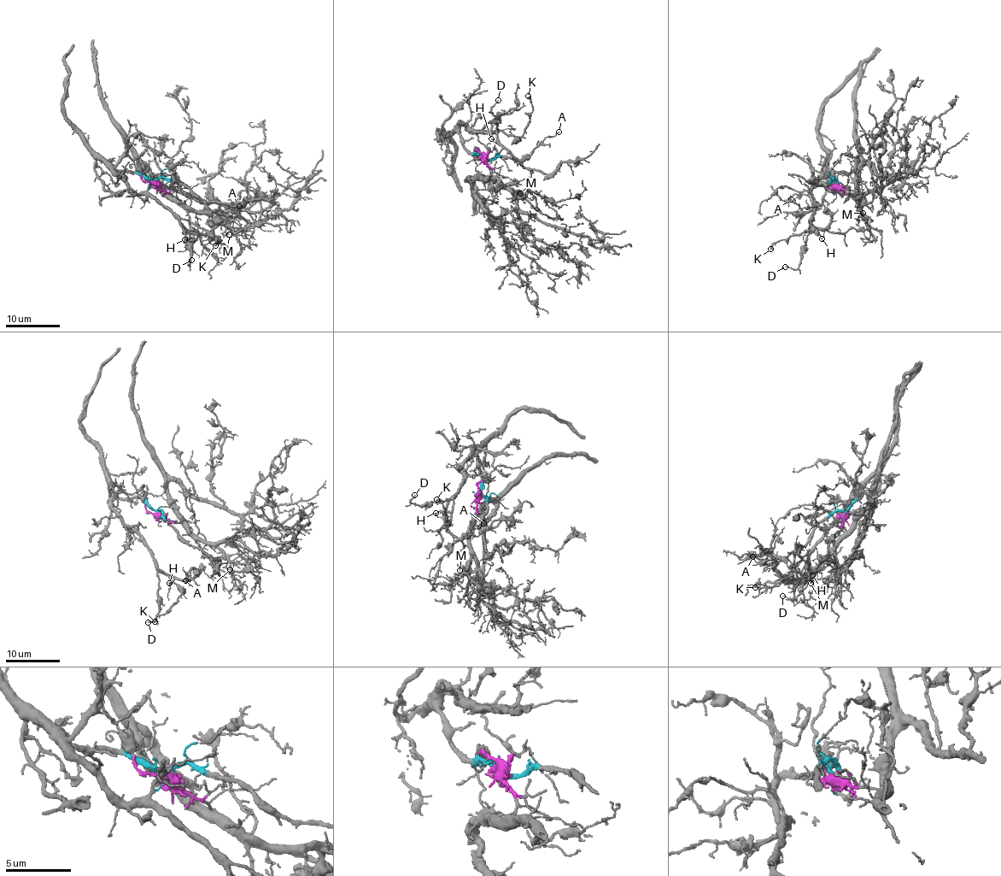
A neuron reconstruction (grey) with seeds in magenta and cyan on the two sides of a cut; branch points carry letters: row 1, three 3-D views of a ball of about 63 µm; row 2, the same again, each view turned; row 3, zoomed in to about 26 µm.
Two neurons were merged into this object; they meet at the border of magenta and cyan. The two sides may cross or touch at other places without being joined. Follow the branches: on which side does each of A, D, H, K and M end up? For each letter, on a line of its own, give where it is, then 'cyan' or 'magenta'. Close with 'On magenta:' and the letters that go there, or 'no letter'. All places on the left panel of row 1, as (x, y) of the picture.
A: (239, 206) | cyan
D: (191, 260) | cyan
H: (184, 239) | cyan
K: (215, 245) | cyan
M: (229, 234) | magenta
On magenta: M

